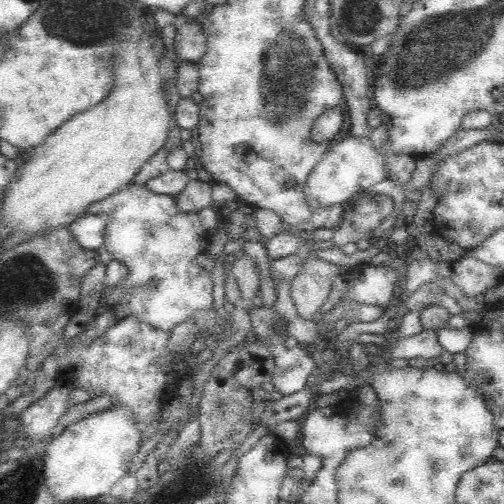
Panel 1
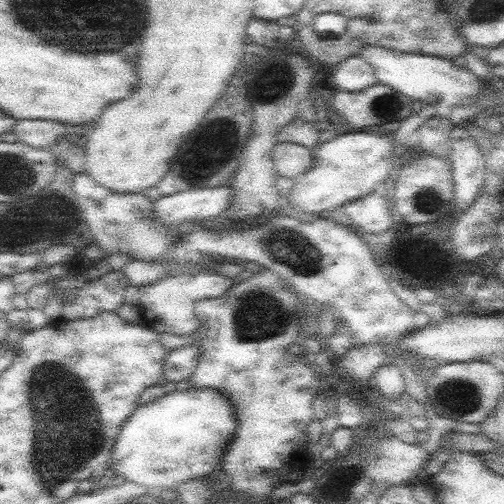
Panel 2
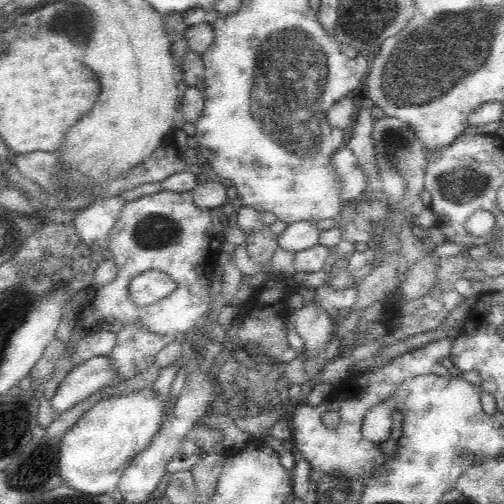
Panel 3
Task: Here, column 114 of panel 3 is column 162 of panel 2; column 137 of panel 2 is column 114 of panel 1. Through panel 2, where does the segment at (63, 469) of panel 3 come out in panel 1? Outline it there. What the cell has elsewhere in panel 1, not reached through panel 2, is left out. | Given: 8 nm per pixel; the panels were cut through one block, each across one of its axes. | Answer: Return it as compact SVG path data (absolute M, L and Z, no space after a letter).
M110 408L70 424L60 436L52 436L44 452L44 476L50 494L56 500L82 500L110 496L122 476L130 472L130 464L142 446L142 430L138 420L126 408Z

